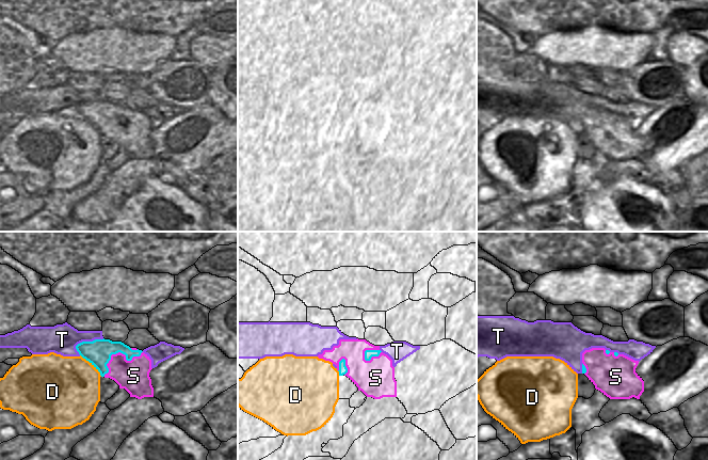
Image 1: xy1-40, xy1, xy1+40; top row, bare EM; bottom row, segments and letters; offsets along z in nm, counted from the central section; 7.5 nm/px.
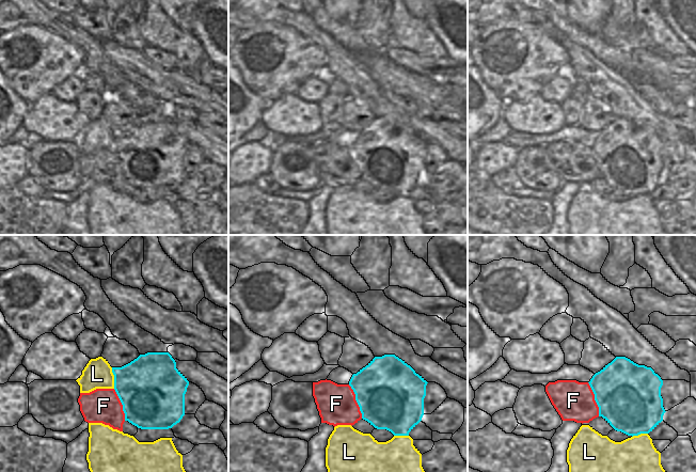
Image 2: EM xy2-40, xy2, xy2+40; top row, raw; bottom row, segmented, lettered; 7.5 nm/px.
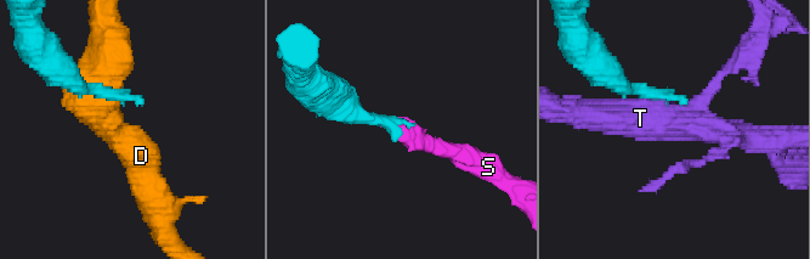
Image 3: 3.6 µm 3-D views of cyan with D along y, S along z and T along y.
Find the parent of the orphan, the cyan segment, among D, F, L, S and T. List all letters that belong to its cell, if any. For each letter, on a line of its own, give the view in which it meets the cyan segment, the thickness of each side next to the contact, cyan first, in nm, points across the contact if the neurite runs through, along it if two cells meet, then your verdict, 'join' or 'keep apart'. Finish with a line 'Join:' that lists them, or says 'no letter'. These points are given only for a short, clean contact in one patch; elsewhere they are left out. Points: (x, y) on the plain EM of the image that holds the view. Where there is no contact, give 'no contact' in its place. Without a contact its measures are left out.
D: xy1-40 | 200/480 nm | keep apart
F: xy2 | 500/300 nm | along xy2 (348, 145), (354, 155), (354, 160), (362, 178) | keep apart
L: xy2-40 | 440/220 nm | keep apart
S: xy1-40 | 200/240 nm | join
T: xy1-40 | 200/220 nm | keep apart
Join: S

